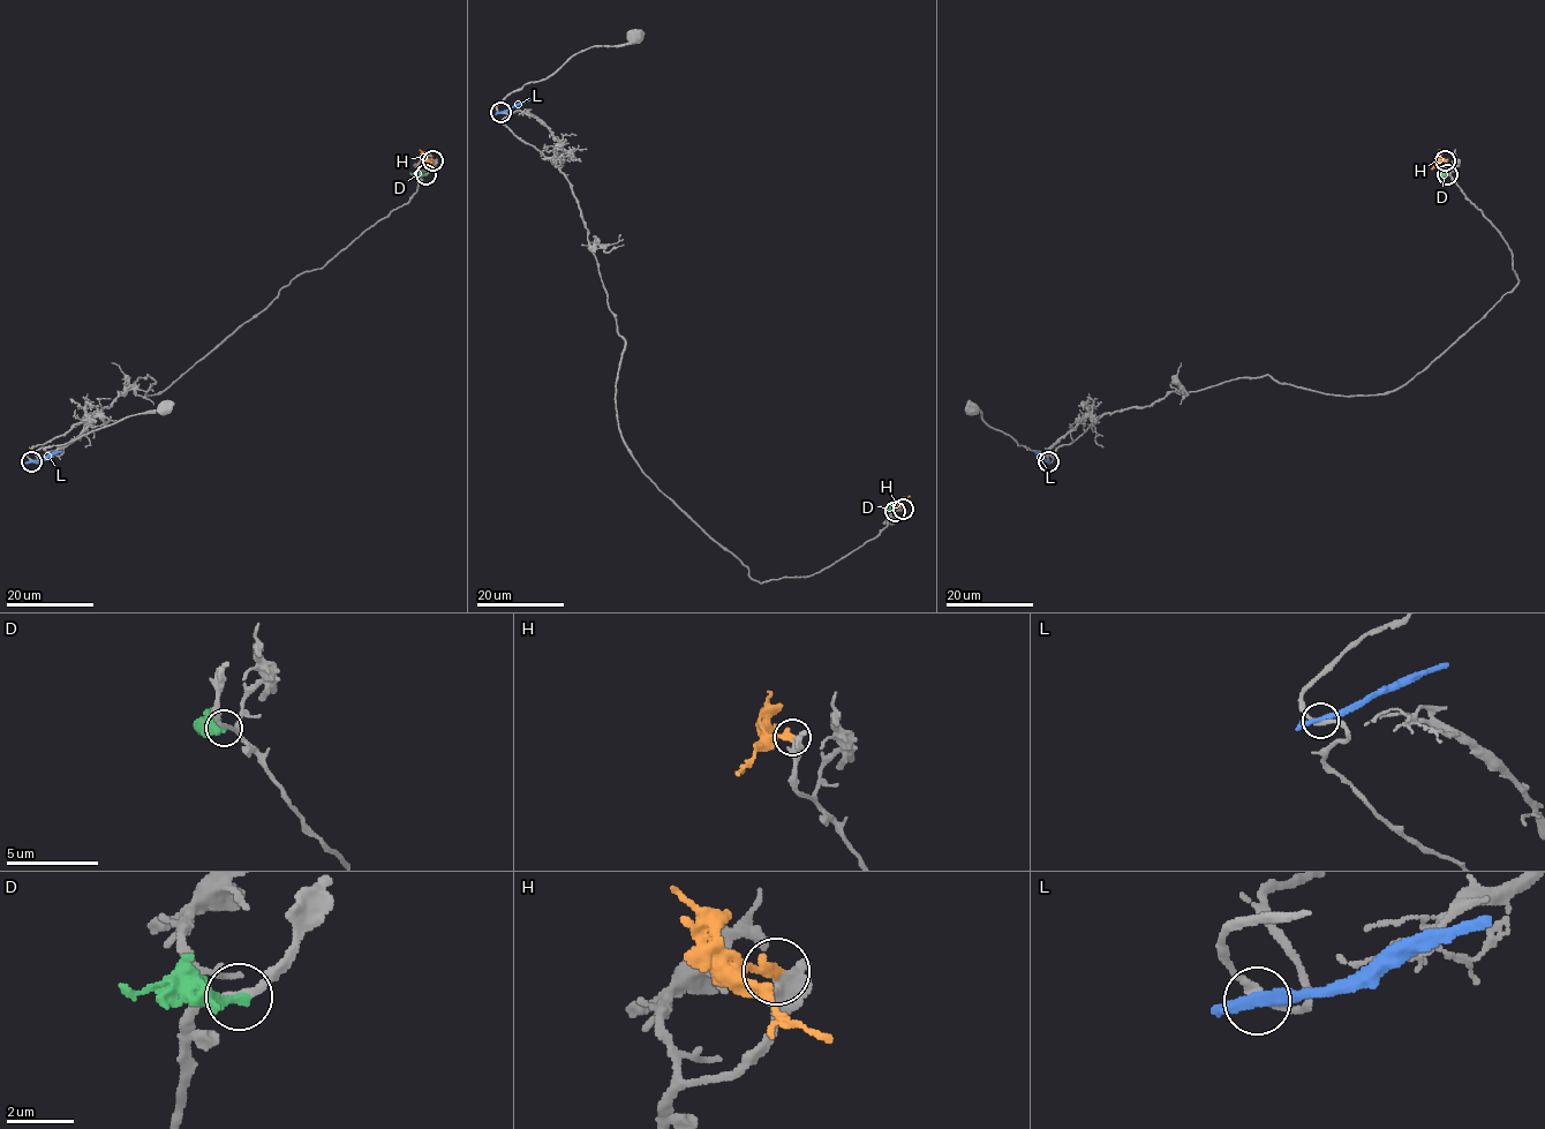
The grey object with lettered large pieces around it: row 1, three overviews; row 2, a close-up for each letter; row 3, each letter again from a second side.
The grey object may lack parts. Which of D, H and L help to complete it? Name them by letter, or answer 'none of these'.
H

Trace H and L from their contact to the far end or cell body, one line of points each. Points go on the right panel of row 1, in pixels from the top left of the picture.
H: (1445, 159), (1431, 170)
L: (1048, 461), (1034, 450)

